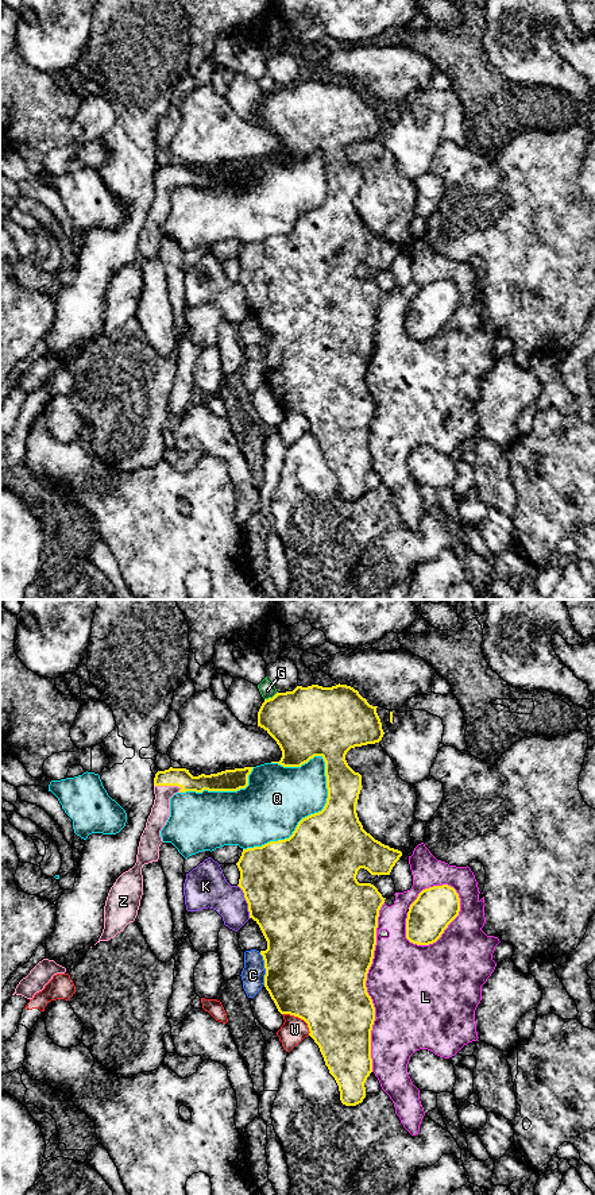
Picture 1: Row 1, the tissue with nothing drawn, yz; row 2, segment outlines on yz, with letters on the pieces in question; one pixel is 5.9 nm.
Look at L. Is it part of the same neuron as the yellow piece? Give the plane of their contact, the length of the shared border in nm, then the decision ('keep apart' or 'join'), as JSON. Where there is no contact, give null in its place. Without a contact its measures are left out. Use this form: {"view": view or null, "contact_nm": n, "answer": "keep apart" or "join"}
{"view": "yz", "contact_nm": 1000, "answer": "keep apart"}

